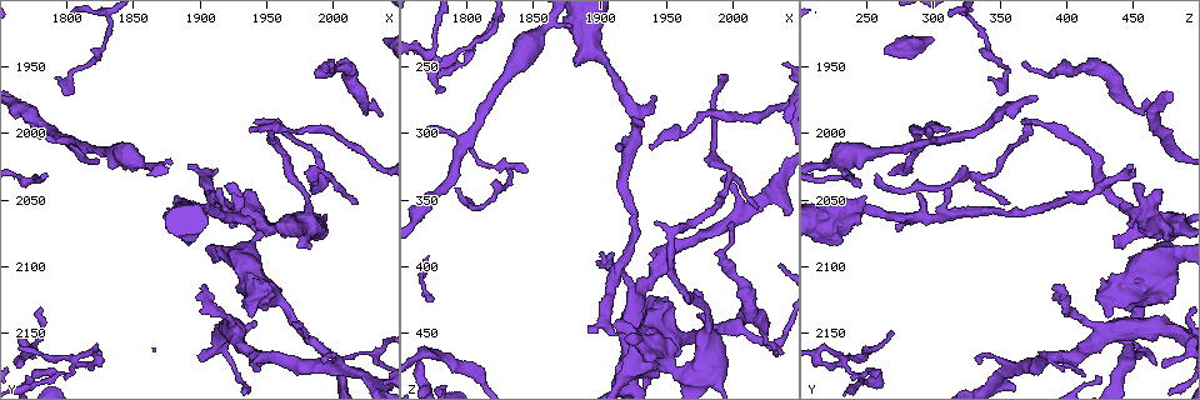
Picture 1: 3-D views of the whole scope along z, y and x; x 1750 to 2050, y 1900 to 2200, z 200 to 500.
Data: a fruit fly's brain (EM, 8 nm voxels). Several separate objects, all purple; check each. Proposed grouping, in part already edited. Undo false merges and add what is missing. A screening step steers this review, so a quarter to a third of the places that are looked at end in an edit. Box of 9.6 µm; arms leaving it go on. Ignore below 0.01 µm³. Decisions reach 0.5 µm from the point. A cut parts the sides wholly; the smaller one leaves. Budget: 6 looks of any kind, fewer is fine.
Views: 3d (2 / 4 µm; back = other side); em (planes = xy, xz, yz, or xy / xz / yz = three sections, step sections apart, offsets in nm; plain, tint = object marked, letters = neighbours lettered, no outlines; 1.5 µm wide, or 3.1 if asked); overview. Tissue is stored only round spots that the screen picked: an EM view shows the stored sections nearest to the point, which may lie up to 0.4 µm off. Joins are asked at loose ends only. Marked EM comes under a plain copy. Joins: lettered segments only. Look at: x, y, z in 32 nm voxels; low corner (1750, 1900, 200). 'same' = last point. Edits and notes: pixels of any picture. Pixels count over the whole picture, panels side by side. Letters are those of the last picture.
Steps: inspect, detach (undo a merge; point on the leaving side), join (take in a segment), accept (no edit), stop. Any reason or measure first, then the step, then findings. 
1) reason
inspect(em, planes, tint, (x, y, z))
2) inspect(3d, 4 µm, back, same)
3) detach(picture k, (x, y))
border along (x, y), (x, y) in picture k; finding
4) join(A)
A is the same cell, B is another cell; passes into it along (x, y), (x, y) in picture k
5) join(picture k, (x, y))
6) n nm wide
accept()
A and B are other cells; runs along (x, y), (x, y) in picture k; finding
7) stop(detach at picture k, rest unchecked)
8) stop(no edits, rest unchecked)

branch point
inspect(3d, 4 µm, (1800, 2006, 304))

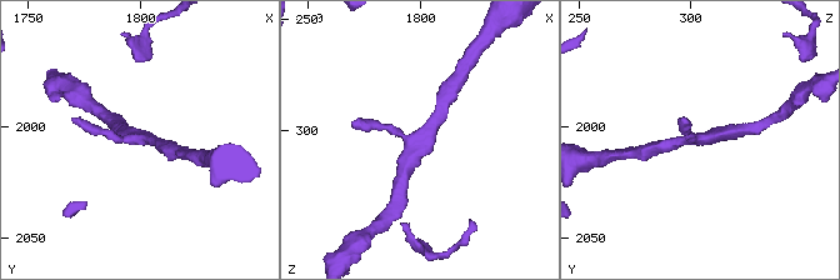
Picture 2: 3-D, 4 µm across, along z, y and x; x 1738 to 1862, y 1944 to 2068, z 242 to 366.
now the EM
inspect(em, planes, tint, (1800, 2005, 305))

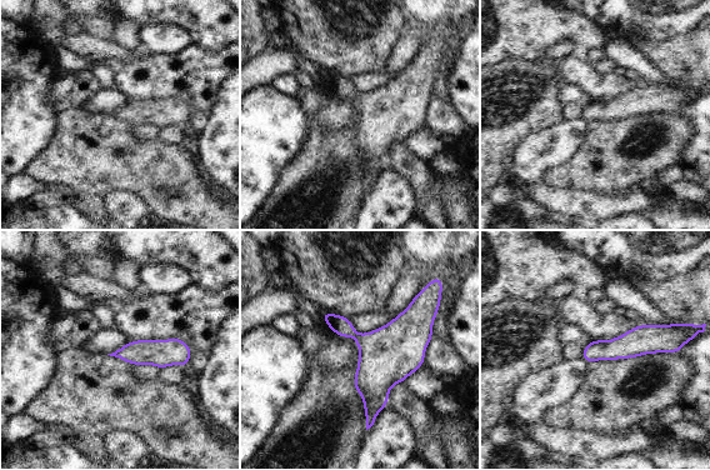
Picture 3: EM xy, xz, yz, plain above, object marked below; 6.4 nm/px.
see the neighbours
inspect(em, planes, letters, same)

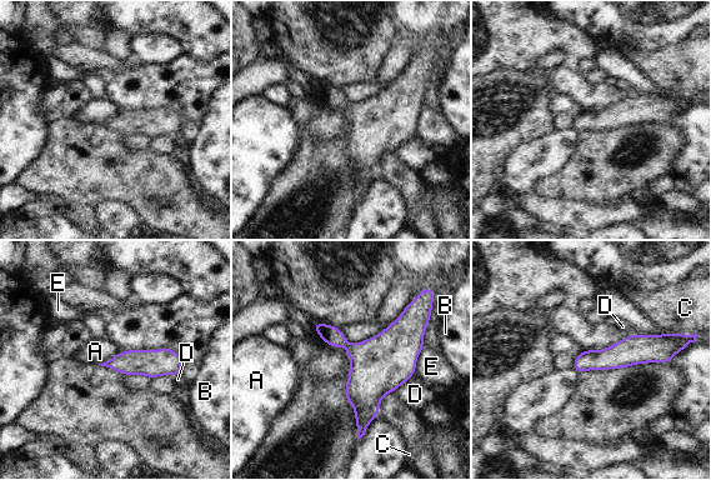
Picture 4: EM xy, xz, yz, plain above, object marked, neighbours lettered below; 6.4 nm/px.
accept()
A, B, C, D and E are other cells; one neuron here

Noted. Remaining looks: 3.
inspect(em, yz, step 4, letters, (1882, 2048, 252))

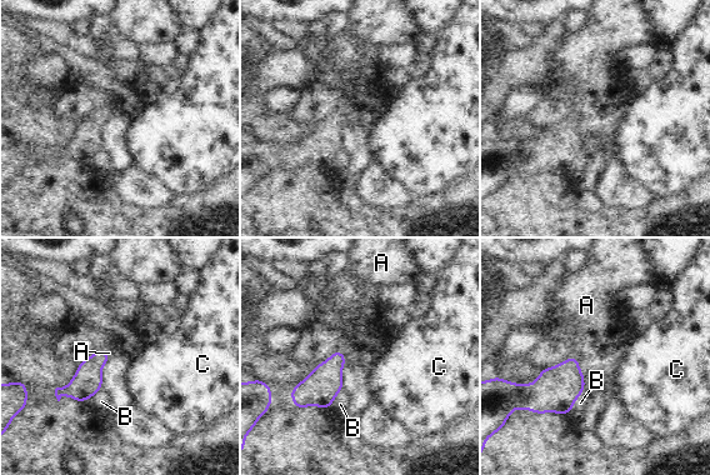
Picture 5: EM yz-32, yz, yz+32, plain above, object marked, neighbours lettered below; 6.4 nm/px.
A touches over 160 nm
accept()
A, B and C are other cells; border along (571, 355), (578, 359), (584, 375) in picture 5; no lettered segment goes on from it

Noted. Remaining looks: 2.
an open end
inspect(em, planes, letters, (1998, 1946, 366))

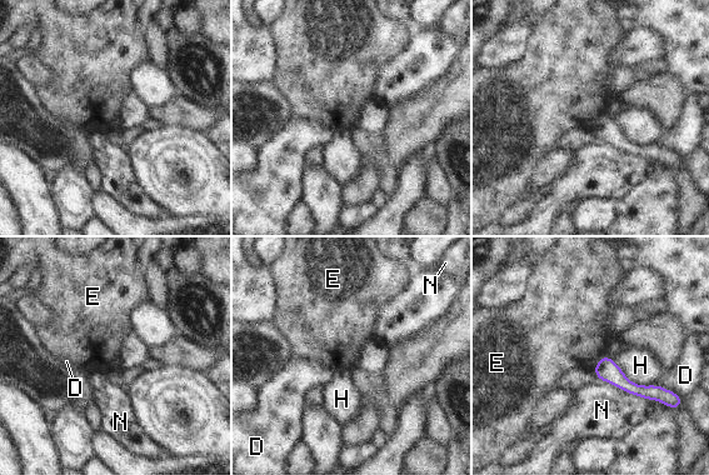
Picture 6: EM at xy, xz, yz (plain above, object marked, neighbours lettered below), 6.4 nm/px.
150 nm wide
accept()
D, E, H and N are other cells; border along (604, 354), (593, 370) in picture 6; none of them fits

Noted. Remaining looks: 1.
stop(no edits, rest unchecked)

